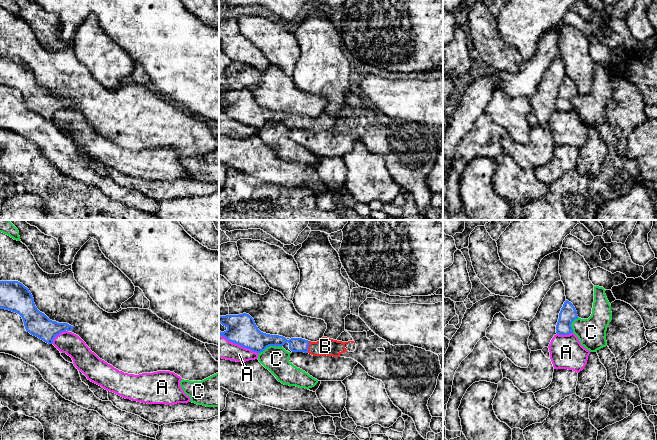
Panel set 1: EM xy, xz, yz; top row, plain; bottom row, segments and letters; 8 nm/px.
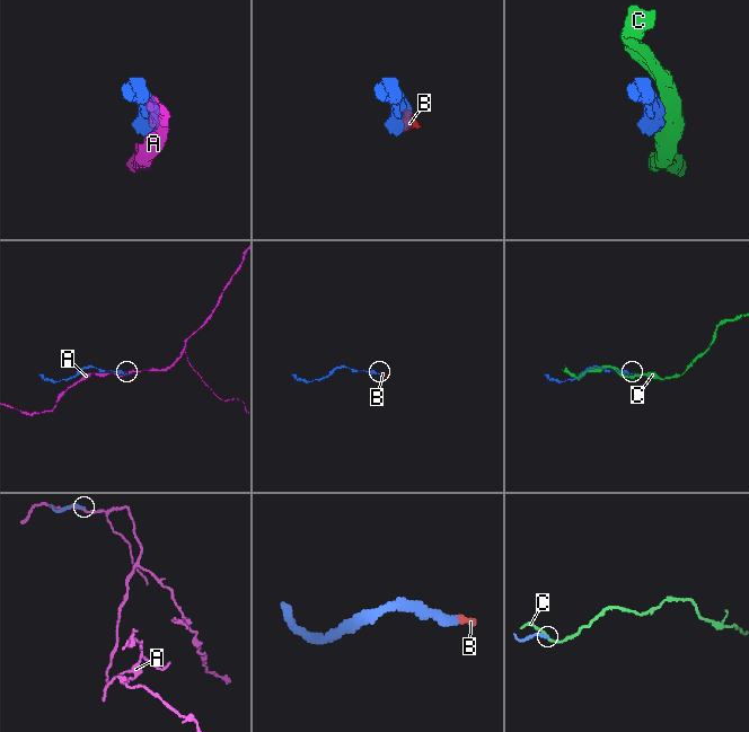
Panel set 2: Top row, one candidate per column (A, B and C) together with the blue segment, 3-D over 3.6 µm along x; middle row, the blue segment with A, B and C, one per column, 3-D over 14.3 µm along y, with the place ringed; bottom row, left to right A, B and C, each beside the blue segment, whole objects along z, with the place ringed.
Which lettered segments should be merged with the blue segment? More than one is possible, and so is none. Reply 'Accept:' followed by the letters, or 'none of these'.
Accept: B

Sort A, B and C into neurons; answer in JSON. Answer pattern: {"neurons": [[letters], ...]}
{"neurons": [["A"], ["B"], ["C"]]}

